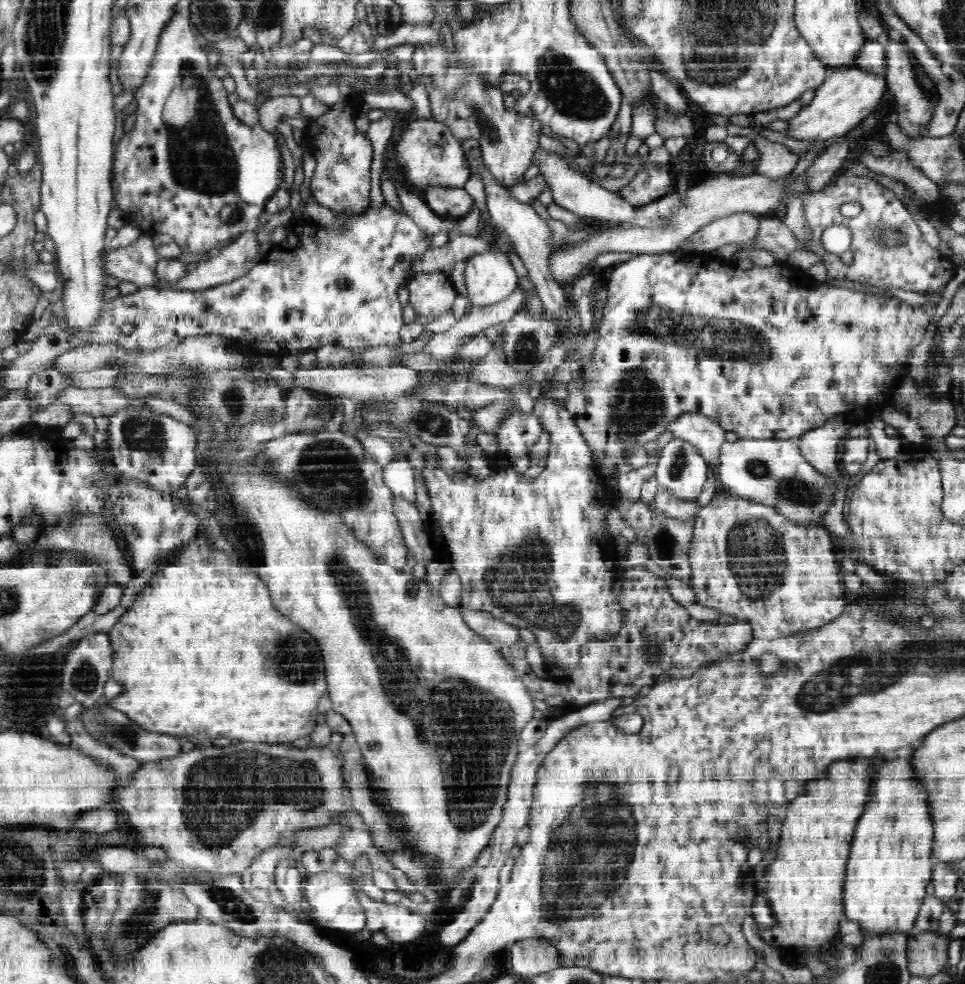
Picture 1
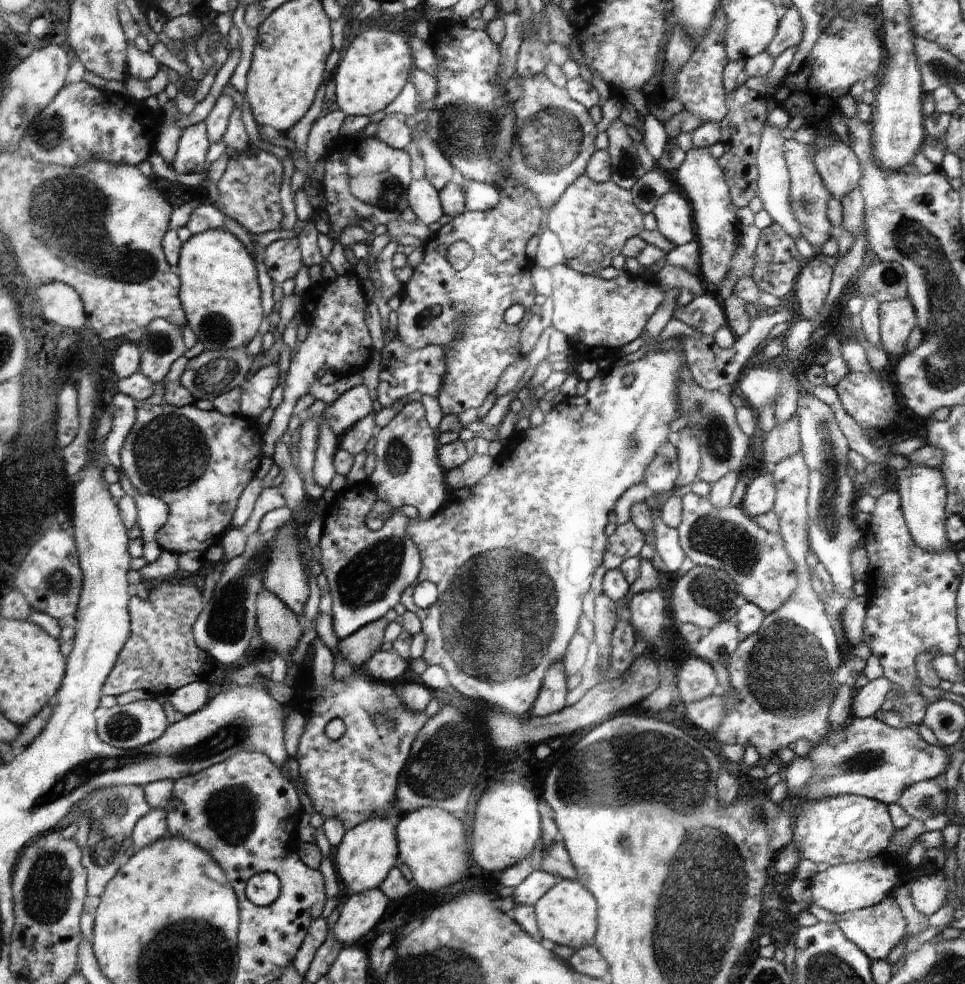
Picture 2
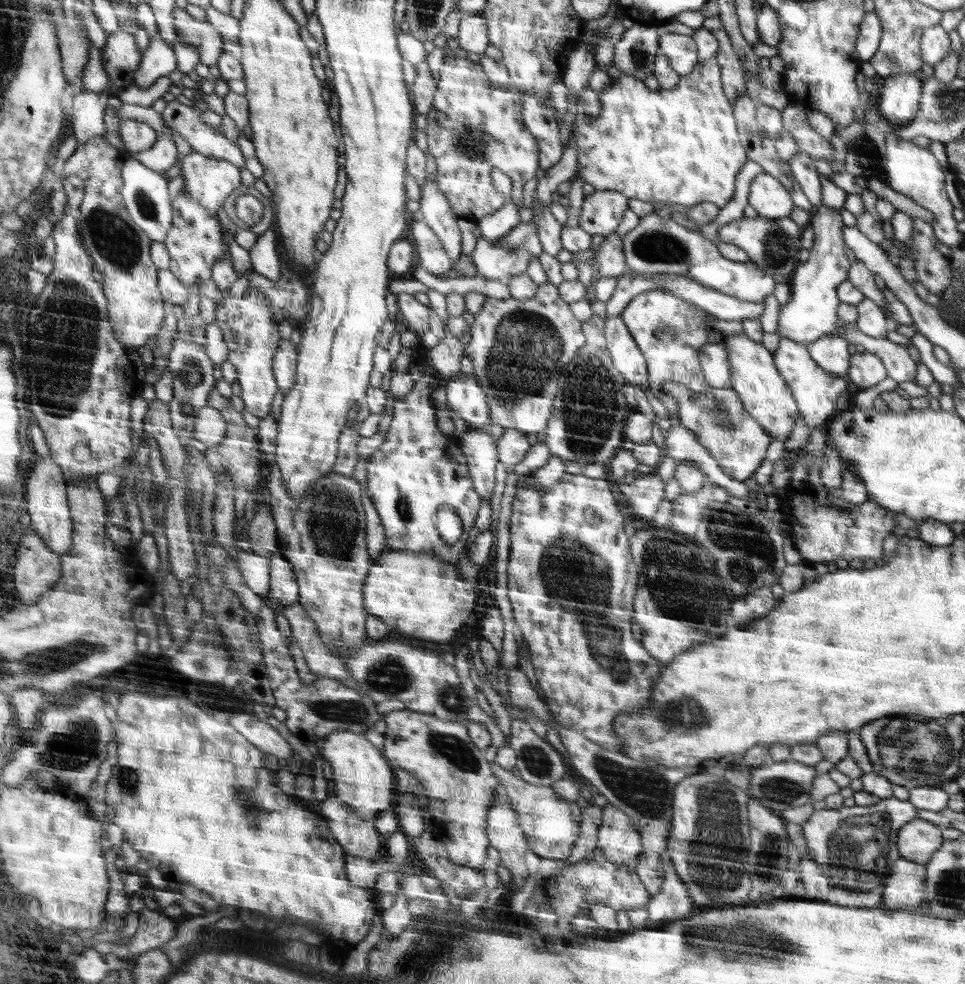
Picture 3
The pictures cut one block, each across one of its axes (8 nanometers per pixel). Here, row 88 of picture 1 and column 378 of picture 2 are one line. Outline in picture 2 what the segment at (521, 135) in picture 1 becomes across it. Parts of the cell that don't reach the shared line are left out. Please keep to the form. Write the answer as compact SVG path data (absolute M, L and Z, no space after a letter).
M419 401L405 404L391 422L377 432L374 446L376 468L366 480L376 490L379 500L388 502L393 510L410 505L418 510L420 520L436 515L446 500L446 484L439 454L436 454L438 442L426 422L422 404Z

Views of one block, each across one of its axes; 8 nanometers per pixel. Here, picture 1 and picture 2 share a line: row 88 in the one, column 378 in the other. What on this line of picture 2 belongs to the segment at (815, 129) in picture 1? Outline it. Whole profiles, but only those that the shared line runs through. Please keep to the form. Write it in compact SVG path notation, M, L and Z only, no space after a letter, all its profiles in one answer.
M372 818L350 830L336 848L336 872L340 874L349 894L358 894L382 886L392 871L399 857L398 840L396 840L396 821L390 818Z

